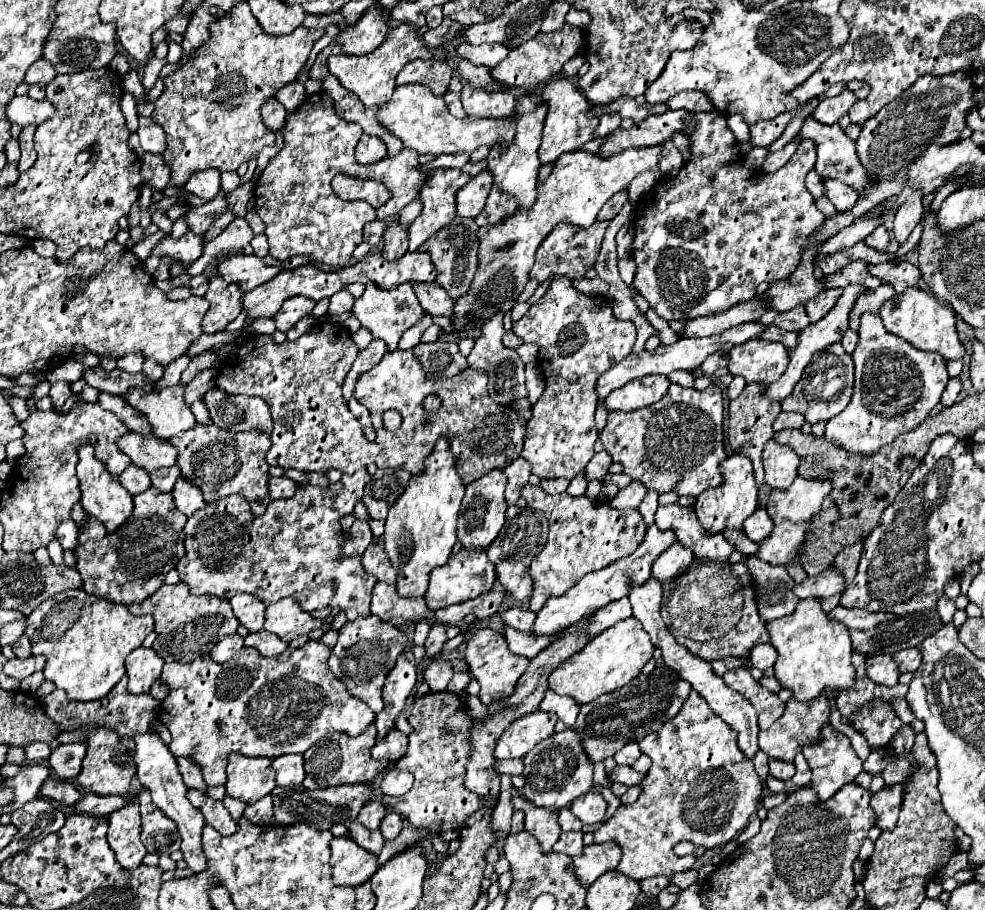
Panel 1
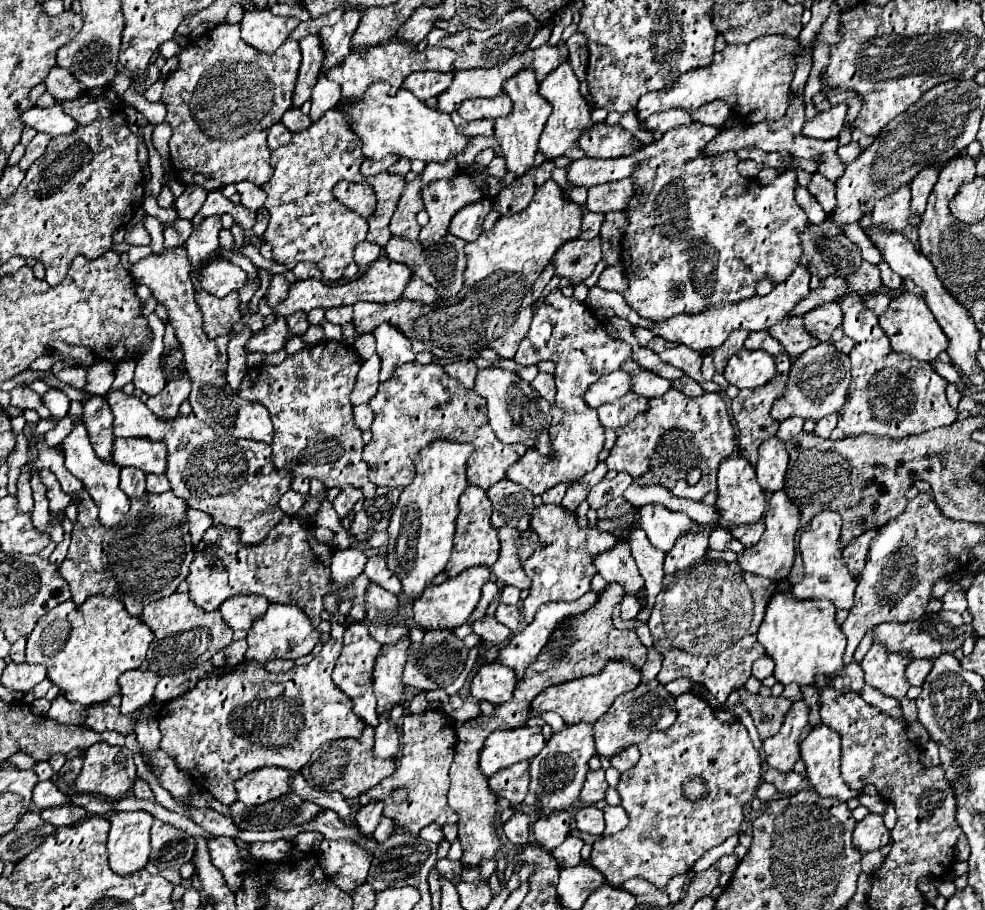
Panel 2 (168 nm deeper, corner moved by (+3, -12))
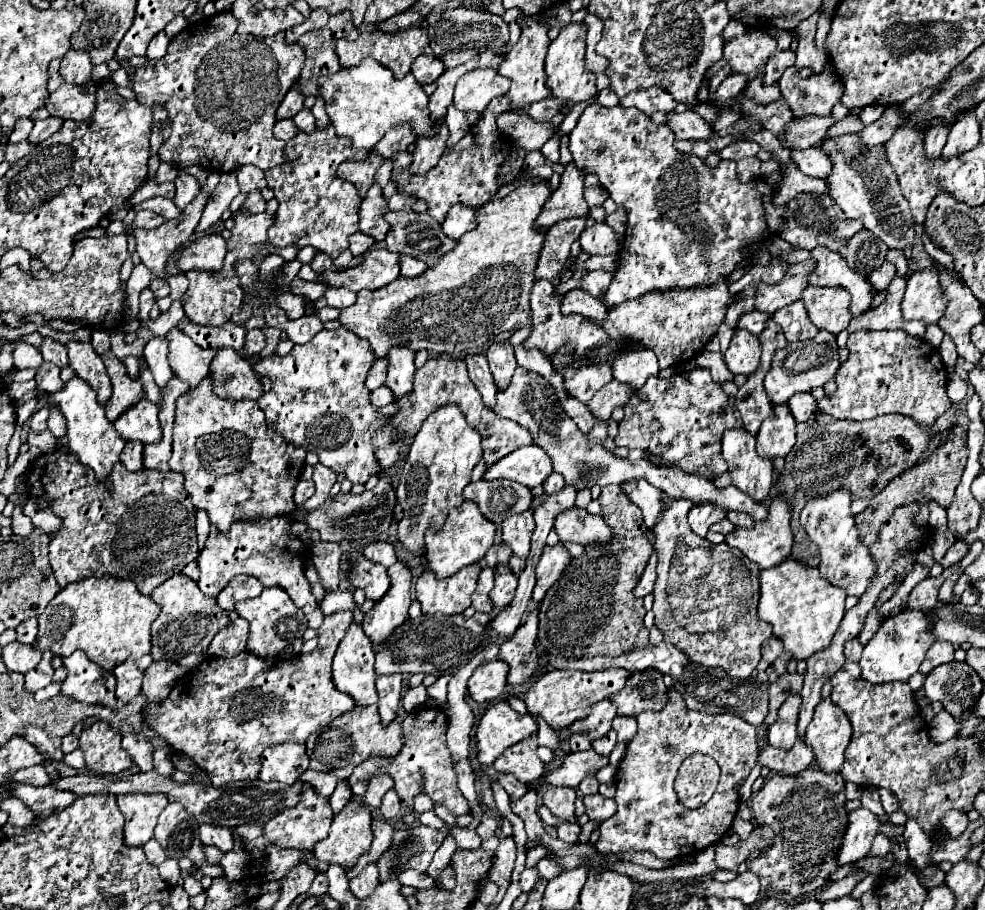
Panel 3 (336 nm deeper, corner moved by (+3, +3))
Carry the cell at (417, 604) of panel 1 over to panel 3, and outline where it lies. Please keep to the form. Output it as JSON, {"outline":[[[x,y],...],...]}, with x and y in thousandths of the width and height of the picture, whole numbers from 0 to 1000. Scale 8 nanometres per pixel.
{"outline":[[[365,613],[359,622],[355,622],[353,635],[357,644],[368,646],[372,651],[372,657],[376,659],[386,659],[392,648],[396,646],[396,633],[388,620],[376,618],[372,613]]]}

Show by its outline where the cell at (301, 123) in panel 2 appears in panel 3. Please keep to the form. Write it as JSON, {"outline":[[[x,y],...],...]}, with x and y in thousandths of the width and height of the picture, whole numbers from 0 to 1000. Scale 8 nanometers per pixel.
{"outline":[[[307,119],[301,127],[296,127],[296,134],[298,134],[305,143],[309,143],[309,145],[319,145],[319,141],[321,141],[321,130],[317,127],[315,119]]]}

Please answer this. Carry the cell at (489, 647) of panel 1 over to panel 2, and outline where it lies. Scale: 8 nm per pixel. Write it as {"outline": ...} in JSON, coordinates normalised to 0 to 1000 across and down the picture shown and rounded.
{"outline":[[[502,726],[489,731],[481,746],[477,762],[483,770],[495,770],[499,775],[510,775],[520,768],[520,759],[524,755],[524,742],[518,733]]]}

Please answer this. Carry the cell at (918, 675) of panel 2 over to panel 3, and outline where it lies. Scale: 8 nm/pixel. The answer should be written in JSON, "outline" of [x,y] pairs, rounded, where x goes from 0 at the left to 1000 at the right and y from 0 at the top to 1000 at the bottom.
{"outline":[[[948,705],[944,710],[944,714],[940,716],[940,723],[934,732],[934,738],[936,741],[944,741],[946,734],[950,734],[952,730],[958,730],[958,727],[966,727],[969,725],[969,710],[964,705]]]}

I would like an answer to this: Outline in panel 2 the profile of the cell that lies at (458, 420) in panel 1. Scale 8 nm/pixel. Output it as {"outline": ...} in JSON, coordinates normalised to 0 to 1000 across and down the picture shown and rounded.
{"outline":[[[408,401],[400,416],[386,421],[384,434],[378,436],[374,445],[380,452],[380,480],[370,491],[370,507],[376,513],[374,524],[380,533],[412,535],[420,526],[420,502],[443,480],[483,489],[483,496],[475,507],[475,531],[485,533],[491,540],[510,529],[516,513],[534,498],[530,487],[514,489],[502,478],[502,474],[497,474],[493,438],[481,427],[473,427],[463,416],[455,414],[449,401]]]}

